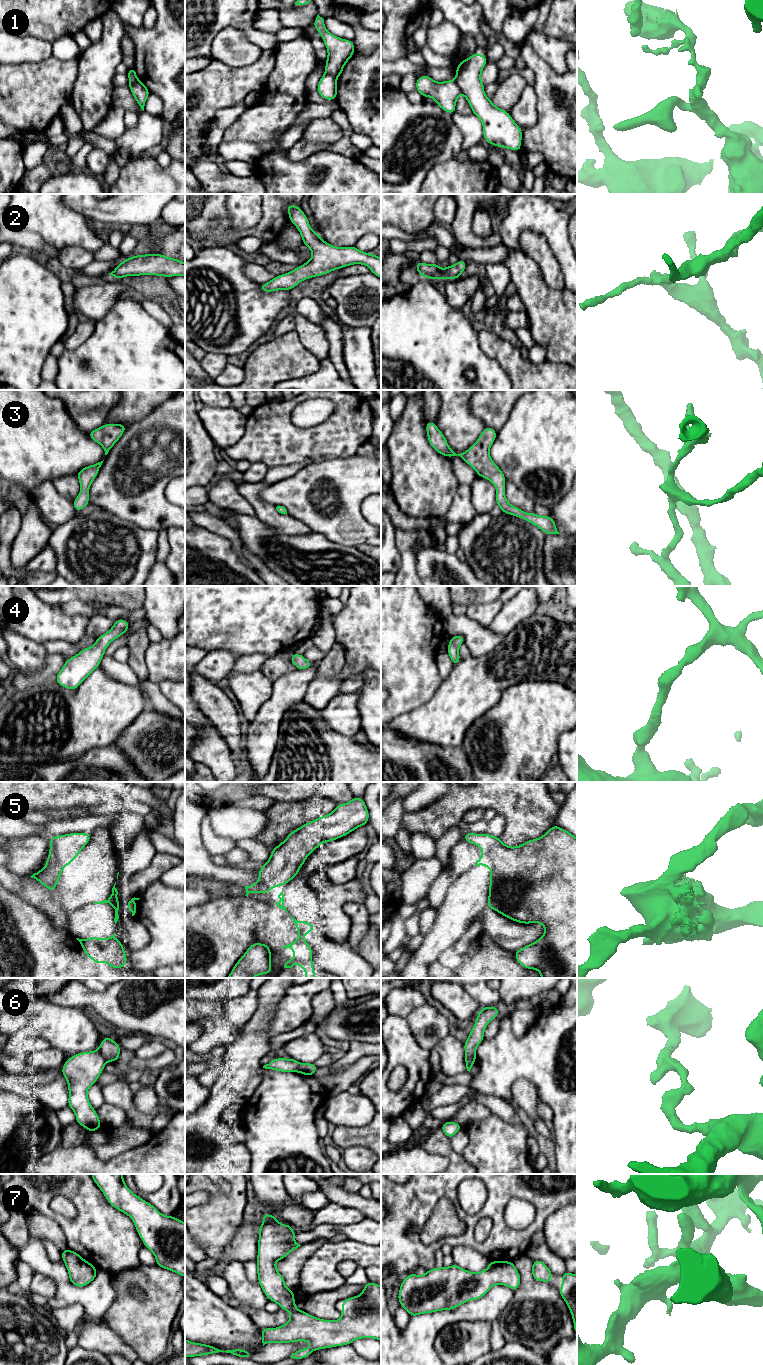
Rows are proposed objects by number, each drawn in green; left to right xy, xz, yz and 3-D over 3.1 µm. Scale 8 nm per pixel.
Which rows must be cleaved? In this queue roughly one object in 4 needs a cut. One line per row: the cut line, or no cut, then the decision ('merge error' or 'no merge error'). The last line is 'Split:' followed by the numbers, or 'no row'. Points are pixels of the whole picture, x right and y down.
1: yz (454, 80), (462, 93) | merge error
2: no cut | no merge error
3: no cut | no merge error
4: no cut | no merge error
5: no cut | no merge error
6: no cut | no merge error
7: no cut | no merge error
Split: 1

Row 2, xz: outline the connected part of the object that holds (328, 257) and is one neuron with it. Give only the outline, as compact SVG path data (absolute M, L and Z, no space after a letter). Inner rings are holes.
M290 204L286 209L291 223L298 228L304 245L311 250L312 258L293 271L275 276L271 281L261 284L261 291L291 290L305 279L322 276L353 264L368 266L370 272L381 279L381 259L376 254L362 252L355 246L335 247L325 242L312 230L301 207Z

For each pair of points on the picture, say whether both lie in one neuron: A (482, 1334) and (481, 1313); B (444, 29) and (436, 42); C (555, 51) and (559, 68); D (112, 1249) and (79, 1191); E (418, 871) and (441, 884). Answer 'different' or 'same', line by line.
A: different
B: same
C: same
D: same
E: different

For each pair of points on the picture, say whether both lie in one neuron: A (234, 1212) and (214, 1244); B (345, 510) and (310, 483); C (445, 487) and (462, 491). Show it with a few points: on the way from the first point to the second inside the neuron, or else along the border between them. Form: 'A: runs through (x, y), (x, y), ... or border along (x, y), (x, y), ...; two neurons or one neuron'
A: runs through (226, 1220), (214, 1232), (214, 1236); one neuron
B: runs through (345, 498), (332, 483), (322, 483); one neuron
C: border along (459, 484), (454, 500), (447, 512); two neurons

